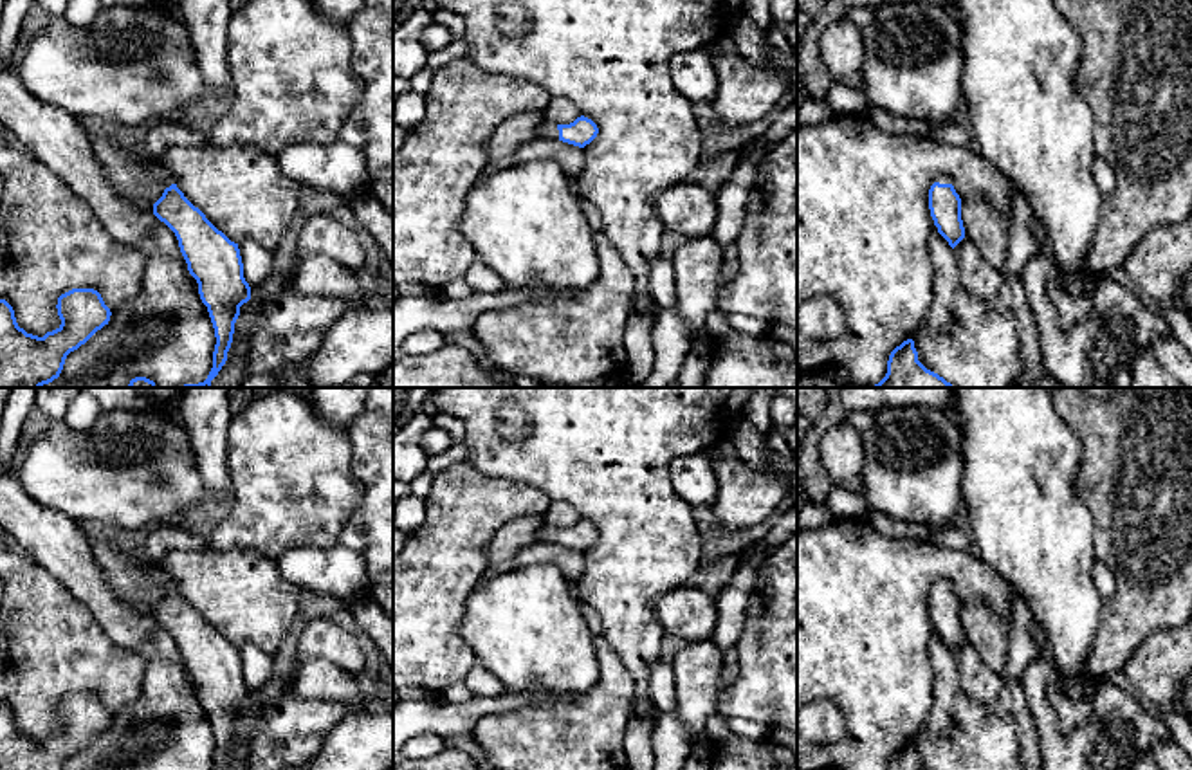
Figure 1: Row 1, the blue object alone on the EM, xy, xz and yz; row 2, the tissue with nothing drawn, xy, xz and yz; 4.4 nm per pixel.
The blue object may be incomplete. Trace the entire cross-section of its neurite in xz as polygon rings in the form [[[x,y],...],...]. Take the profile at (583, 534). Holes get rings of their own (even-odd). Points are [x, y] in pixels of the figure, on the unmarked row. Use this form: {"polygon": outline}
{"polygon": [[[581,519],[570,528],[555,528],[554,525],[545,523],[539,530],[539,537],[545,543],[559,543],[563,546],[584,552],[597,541],[599,532],[591,523]]]}

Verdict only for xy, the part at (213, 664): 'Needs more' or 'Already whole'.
Needs more

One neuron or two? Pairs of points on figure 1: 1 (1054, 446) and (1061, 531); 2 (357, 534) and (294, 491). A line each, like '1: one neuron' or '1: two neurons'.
1: one neuron
2: two neurons

